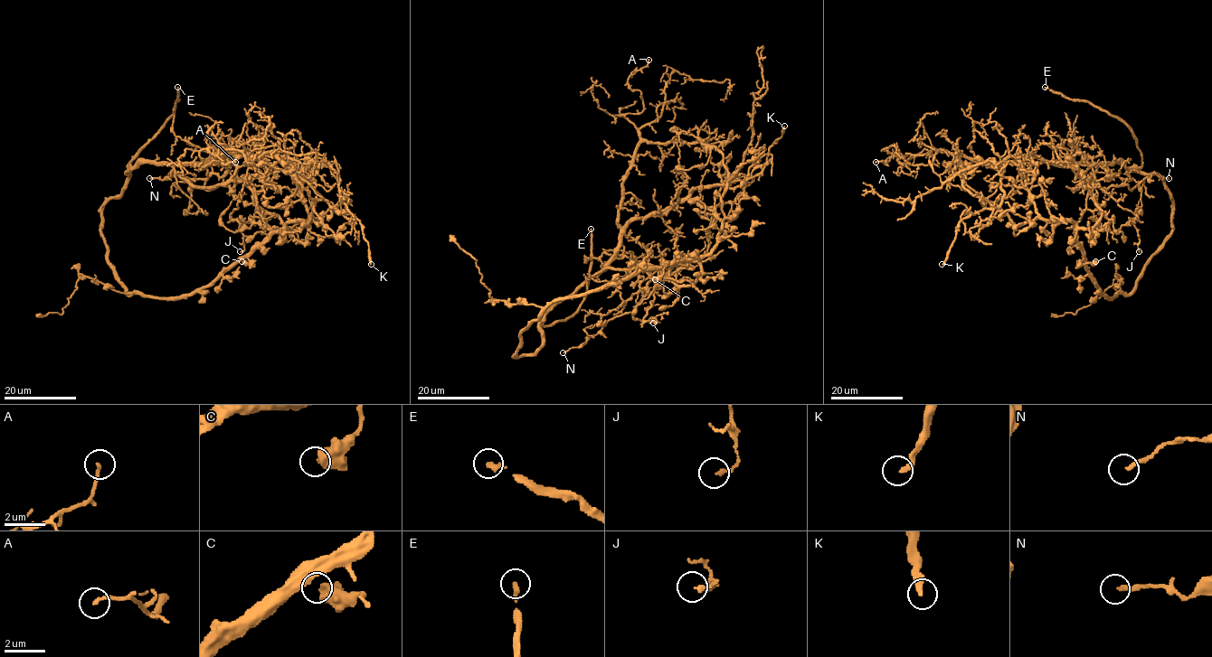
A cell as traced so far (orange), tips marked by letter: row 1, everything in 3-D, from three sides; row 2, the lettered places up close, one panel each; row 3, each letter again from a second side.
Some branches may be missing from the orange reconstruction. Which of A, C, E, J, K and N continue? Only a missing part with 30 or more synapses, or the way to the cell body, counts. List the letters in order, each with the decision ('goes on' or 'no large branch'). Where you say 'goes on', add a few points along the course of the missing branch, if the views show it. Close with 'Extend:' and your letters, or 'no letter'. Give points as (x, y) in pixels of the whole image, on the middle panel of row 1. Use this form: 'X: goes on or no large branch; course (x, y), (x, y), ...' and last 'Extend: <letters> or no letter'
A: no large branch
C: no large branch
E: no large branch
J: no large branch
K: goes on; course (784, 126), (784, 104), (779, 77), (782, 36), (779, 29)
N: no large branch
Extend: K

